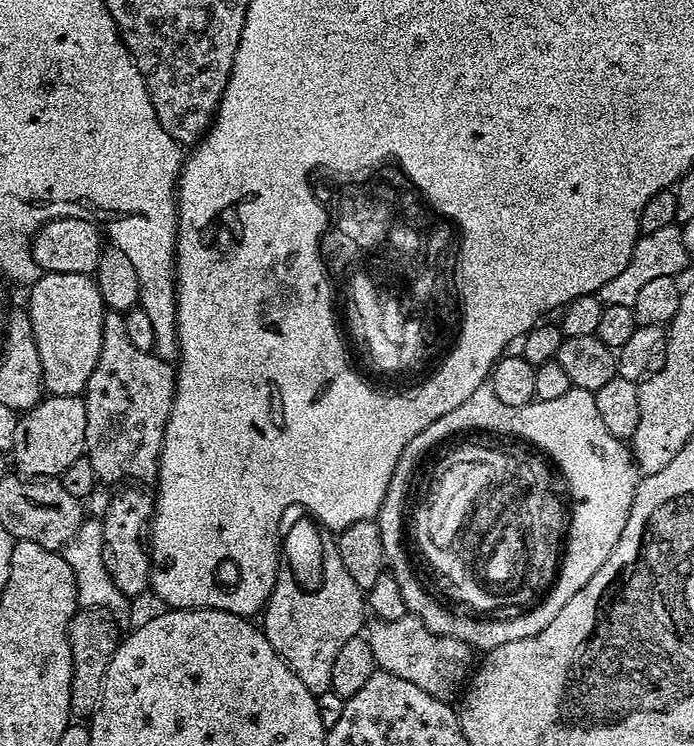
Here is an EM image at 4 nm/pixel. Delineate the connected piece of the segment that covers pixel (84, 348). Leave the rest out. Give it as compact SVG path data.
M44 272L37 284L31 285L28 296L28 305L26 311L32 329L34 330L34 342L38 346L38 358L42 364L42 374L44 375L45 389L53 396L80 396L85 386L88 384L90 374L94 374L94 366L98 362L98 350L102 350L102 318L105 314L104 303L102 302L102 294L98 294L98 286L92 276L86 274L58 274L57 272Z

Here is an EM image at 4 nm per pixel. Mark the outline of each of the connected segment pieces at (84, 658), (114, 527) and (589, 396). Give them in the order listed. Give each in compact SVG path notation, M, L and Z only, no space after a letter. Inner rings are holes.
M80 608L68 627L68 641L72 655L72 681L70 682L70 706L75 715L88 718L100 705L102 682L106 678L106 666L114 658L114 650L122 639L121 625L106 610Z
M124 486L113 491L110 507L106 509L106 514L100 520L102 526L102 562L106 562L106 570L114 582L116 589L129 598L135 598L139 592L147 593L150 585L148 575L152 569L152 557L150 548L146 541L150 536L150 521L154 511L154 496L147 487L144 486Z
M486 382L482 386L478 386L478 390L474 390L474 394L470 394L470 398L466 398L466 402L462 402L462 406L450 410L450 414L442 414L442 418L438 418L438 422L430 422L430 426L426 426L426 430L422 430L422 434L418 434L418 438L410 441L406 450L402 450L396 463L396 473L390 478L390 486L386 490L386 498L382 502L378 517L378 523L382 530L382 546L384 547L387 571L392 572L394 578L398 578L398 587L402 590L402 598L406 598L409 613L417 616L434 634L453 636L462 642L471 644L476 650L500 648L506 642L518 642L518 638L537 636L539 632L546 630L546 626L550 626L550 622L554 622L554 618L561 612L562 606L566 606L566 602L570 602L570 598L574 598L574 594L578 594L578 590L582 590L582 586L586 586L586 582L590 582L590 578L594 578L594 574L598 574L598 566L602 566L602 562L606 562L606 558L610 558L610 550L614 550L614 546L618 546L618 538L622 538L622 530L626 530L626 518L630 518L630 506L634 502L637 483L638 469L635 460L632 459L629 445L623 439L617 439L614 434L610 434L605 423L602 422L601 415L598 414L593 393L583 392L580 388L572 387L566 394L562 394L562 398L535 399L526 406L506 406L506 402L502 402L499 400L498 394L494 394L491 383ZM471 428L481 428L484 432L501 432L504 436L517 436L520 440L529 440L530 443L537 444L541 448L537 449L555 465L558 472L558 467L560 467L559 475L562 480L562 475L564 475L563 483L566 485L567 495L570 500L570 495L572 495L573 500L573 504L572 500L570 504L570 519L566 525L566 543L562 548L558 575L553 580L552 587L548 589L543 599L533 603L527 610L520 610L512 614L517 614L517 616L512 616L509 620L492 620L496 618L475 620L472 616L455 616L446 605L439 604L434 597L428 596L427 590L420 585L420 580L416 577L411 562L408 561L407 550L404 549L404 495L408 492L408 479L412 476L412 467L415 466L416 459L423 452L430 451L439 440L444 440L447 436L454 435L455 432L468 432Z

